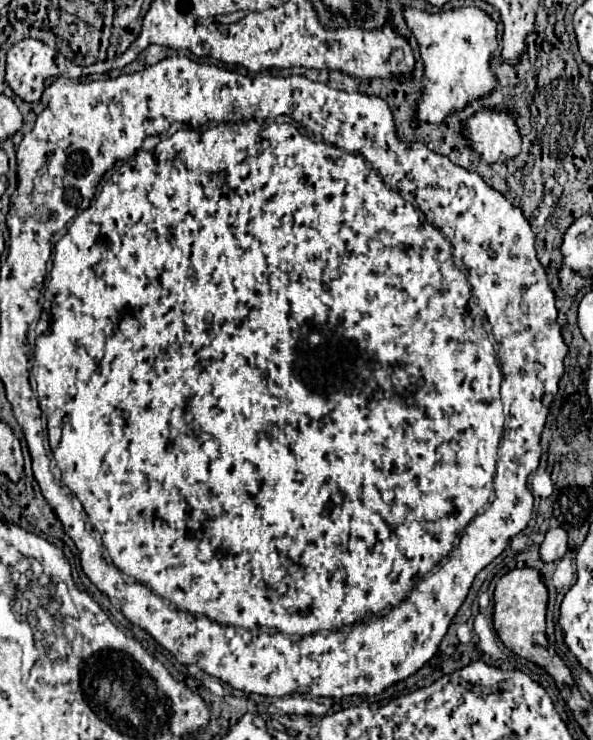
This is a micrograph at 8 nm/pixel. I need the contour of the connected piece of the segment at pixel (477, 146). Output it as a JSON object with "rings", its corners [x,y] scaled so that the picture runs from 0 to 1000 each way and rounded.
{"rings":[[[808,150],[798,161],[784,164],[784,180],[798,201],[808,204],[821,220],[835,220],[841,209],[862,215],[879,201],[879,185],[862,153]]]}

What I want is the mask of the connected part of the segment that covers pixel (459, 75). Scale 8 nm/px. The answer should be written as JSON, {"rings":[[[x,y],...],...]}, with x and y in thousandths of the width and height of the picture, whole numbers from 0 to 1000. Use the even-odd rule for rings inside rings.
{"rings":[[[703,9],[680,12],[683,31],[707,58],[713,80],[713,120],[700,139],[700,161],[744,169],[750,158],[784,147],[794,136],[828,128],[838,120],[838,101],[828,96],[828,80],[838,66],[838,31],[808,9],[771,9],[723,18]]]}

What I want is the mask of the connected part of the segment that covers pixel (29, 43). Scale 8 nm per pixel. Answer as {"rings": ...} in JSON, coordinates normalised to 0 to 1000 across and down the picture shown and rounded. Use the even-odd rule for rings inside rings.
{"rings":[[[39,53],[12,72],[12,112],[46,139],[62,139],[79,104],[96,104],[96,66],[66,53]]]}

